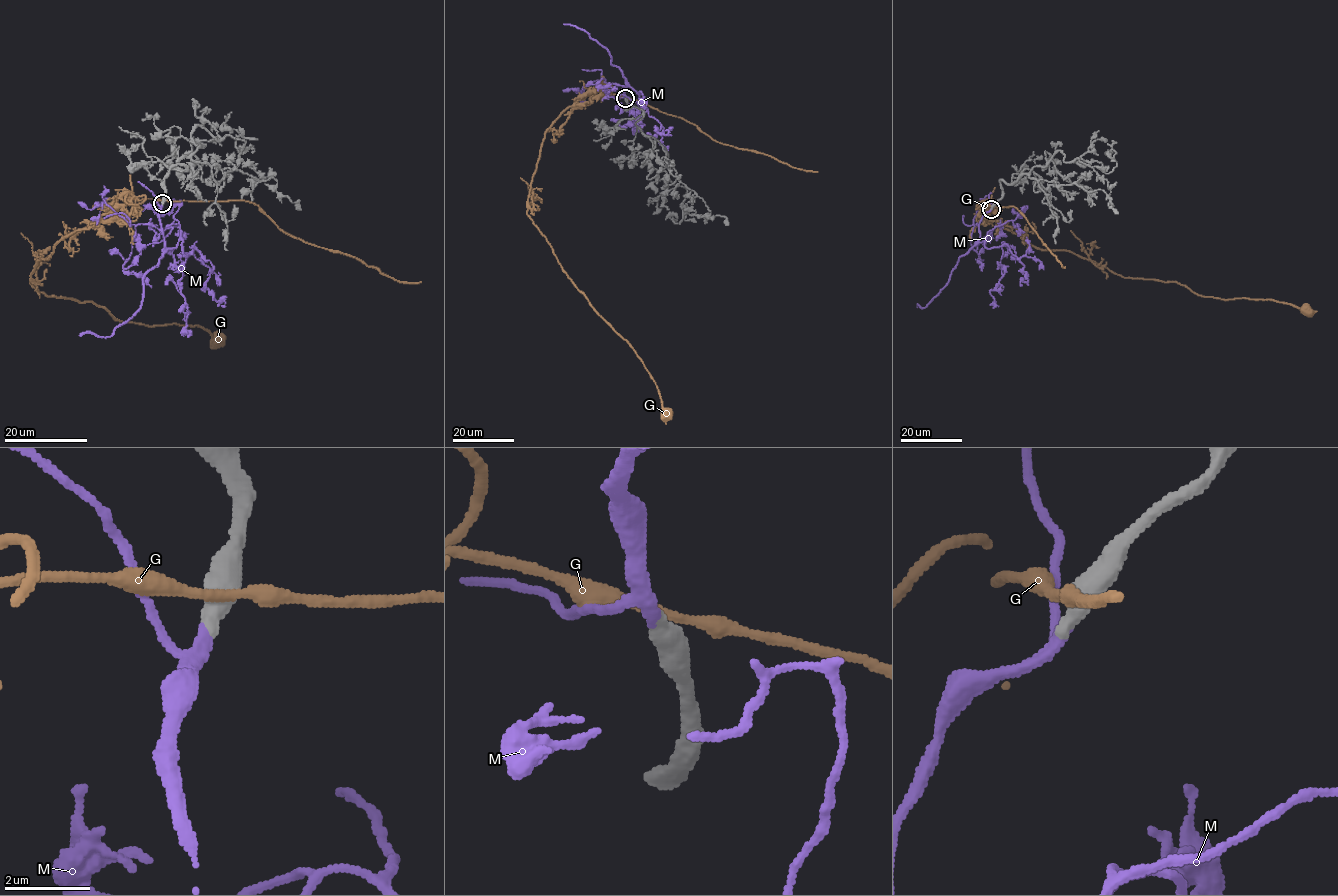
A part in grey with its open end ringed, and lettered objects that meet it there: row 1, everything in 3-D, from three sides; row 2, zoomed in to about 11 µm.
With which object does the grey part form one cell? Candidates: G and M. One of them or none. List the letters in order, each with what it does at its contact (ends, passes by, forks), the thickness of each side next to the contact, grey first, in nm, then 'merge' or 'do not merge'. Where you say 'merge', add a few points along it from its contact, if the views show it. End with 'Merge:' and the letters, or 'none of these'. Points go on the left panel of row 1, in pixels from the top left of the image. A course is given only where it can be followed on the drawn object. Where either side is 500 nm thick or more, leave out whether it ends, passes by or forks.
G: 650 nm thick on the grey side, 240 nm on the other; do not merge
M: it passes by; 440 nm thick on the grey side, 240 nm on the other; merge; it runs (162, 204), (159, 213), (163, 255), (143, 279), (141, 307), (110, 336), (79, 335)
Merge: M

